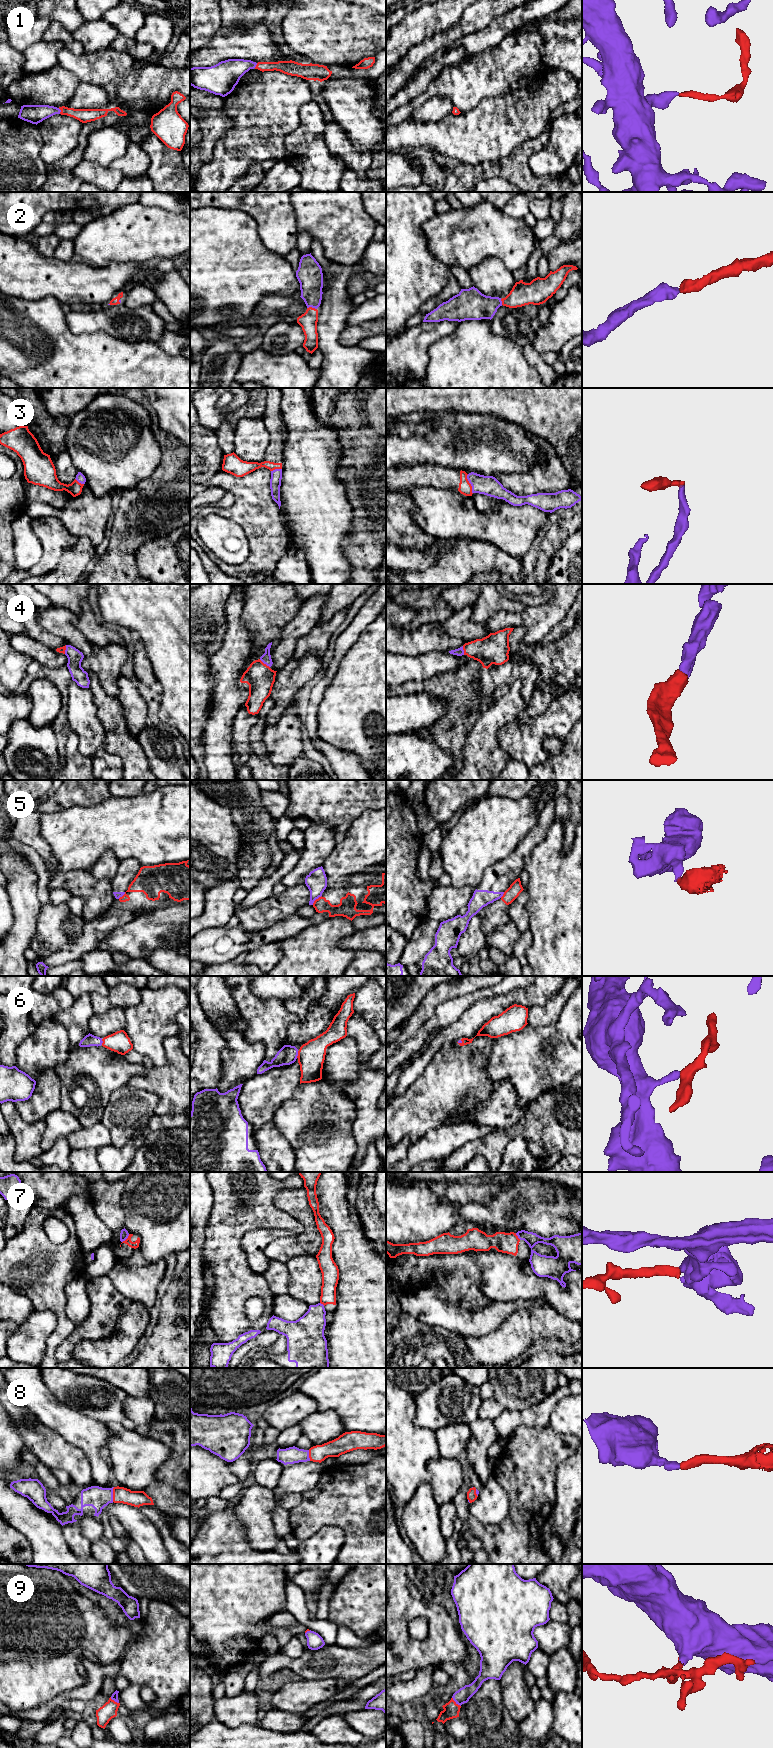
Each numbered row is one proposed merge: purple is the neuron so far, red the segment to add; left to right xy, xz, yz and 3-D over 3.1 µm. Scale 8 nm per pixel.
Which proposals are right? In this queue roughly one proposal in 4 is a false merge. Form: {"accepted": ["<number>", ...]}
{"accepted": ["1", "2", "3", "4", "6", "8", "9"]}

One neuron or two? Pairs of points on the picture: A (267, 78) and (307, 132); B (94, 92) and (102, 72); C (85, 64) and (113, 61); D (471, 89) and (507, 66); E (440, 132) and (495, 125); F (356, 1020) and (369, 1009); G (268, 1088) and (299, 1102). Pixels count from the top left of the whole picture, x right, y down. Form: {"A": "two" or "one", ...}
{"A": "two", "B": "two", "C": "one", "D": "one", "E": "one", "F": "two", "G": "two"}

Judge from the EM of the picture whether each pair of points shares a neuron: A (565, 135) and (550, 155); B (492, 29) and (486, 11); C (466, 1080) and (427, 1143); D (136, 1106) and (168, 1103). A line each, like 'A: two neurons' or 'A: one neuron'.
A: one neuron
B: two neurons
C: two neurons
D: two neurons

